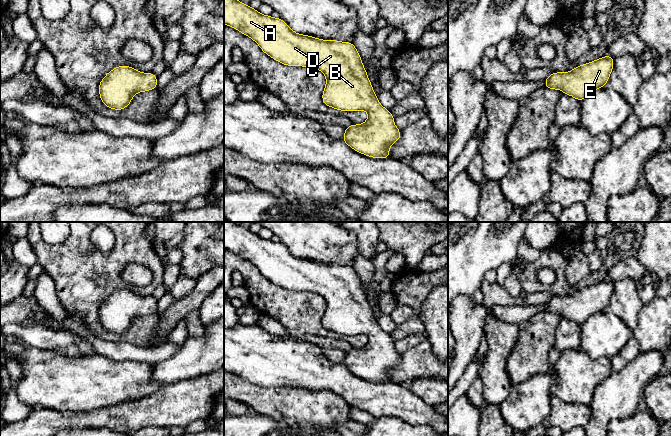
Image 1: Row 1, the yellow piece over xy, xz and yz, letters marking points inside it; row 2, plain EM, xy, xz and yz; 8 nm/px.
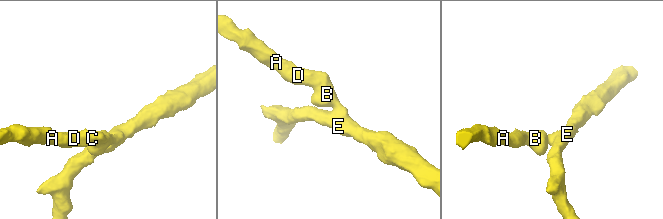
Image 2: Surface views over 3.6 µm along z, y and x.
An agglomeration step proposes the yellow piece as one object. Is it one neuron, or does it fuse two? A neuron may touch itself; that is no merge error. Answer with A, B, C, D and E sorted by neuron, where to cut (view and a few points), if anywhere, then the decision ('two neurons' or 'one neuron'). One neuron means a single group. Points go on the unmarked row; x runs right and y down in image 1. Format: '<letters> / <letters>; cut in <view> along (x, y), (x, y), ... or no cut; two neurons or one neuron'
A B C D E; no cut; one neuron

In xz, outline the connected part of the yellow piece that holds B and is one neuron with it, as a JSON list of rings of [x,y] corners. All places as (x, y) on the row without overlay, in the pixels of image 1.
[[[224,222],[224,248],[253,263],[264,277],[284,289],[303,290],[322,295],[326,300],[326,310],[322,318],[322,325],[325,329],[340,335],[352,336],[365,334],[368,336],[368,342],[365,347],[359,349],[352,348],[345,352],[345,358],[342,361],[342,364],[353,374],[368,381],[391,382],[389,372],[401,362],[401,357],[394,348],[393,339],[379,327],[367,300],[367,296],[362,288],[360,278],[353,267],[340,266],[337,264],[327,265],[295,257],[281,242],[262,239],[258,234],[237,225],[235,222]]]

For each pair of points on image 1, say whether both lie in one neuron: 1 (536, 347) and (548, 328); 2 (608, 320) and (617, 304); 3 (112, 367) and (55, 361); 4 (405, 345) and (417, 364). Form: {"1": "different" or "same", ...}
{"1": "same", "2": "different", "3": "same", "4": "different"}

